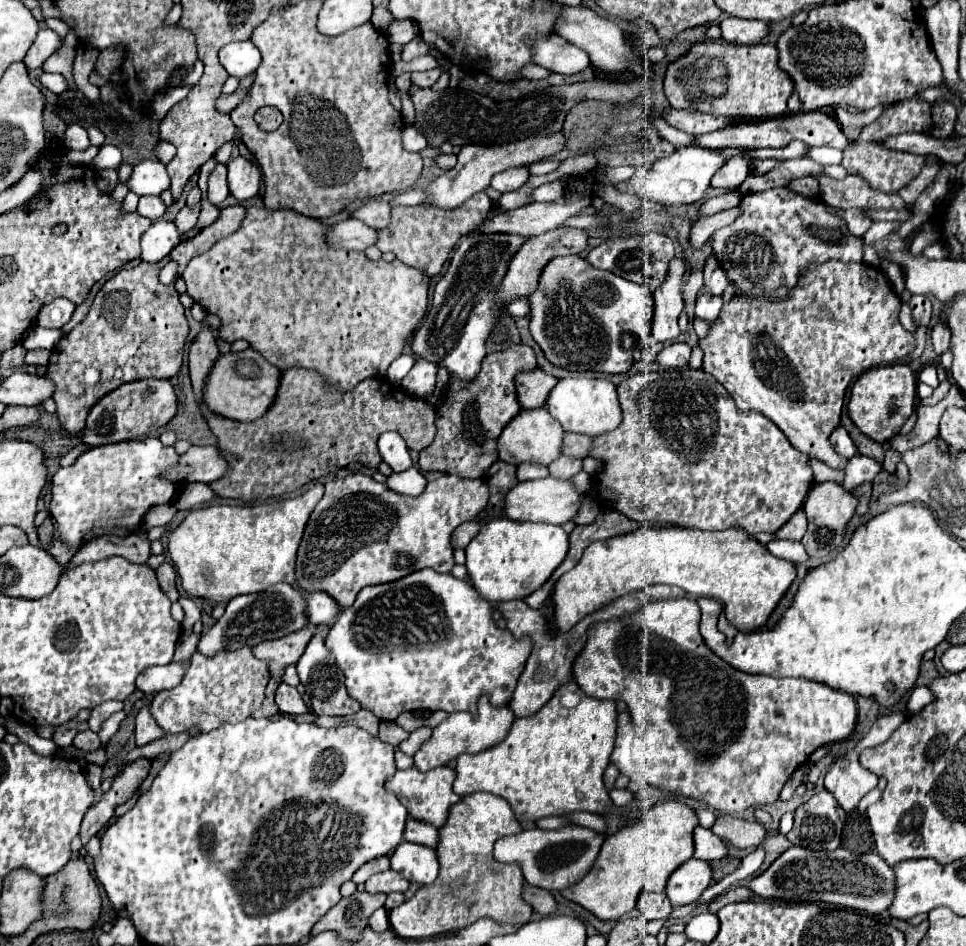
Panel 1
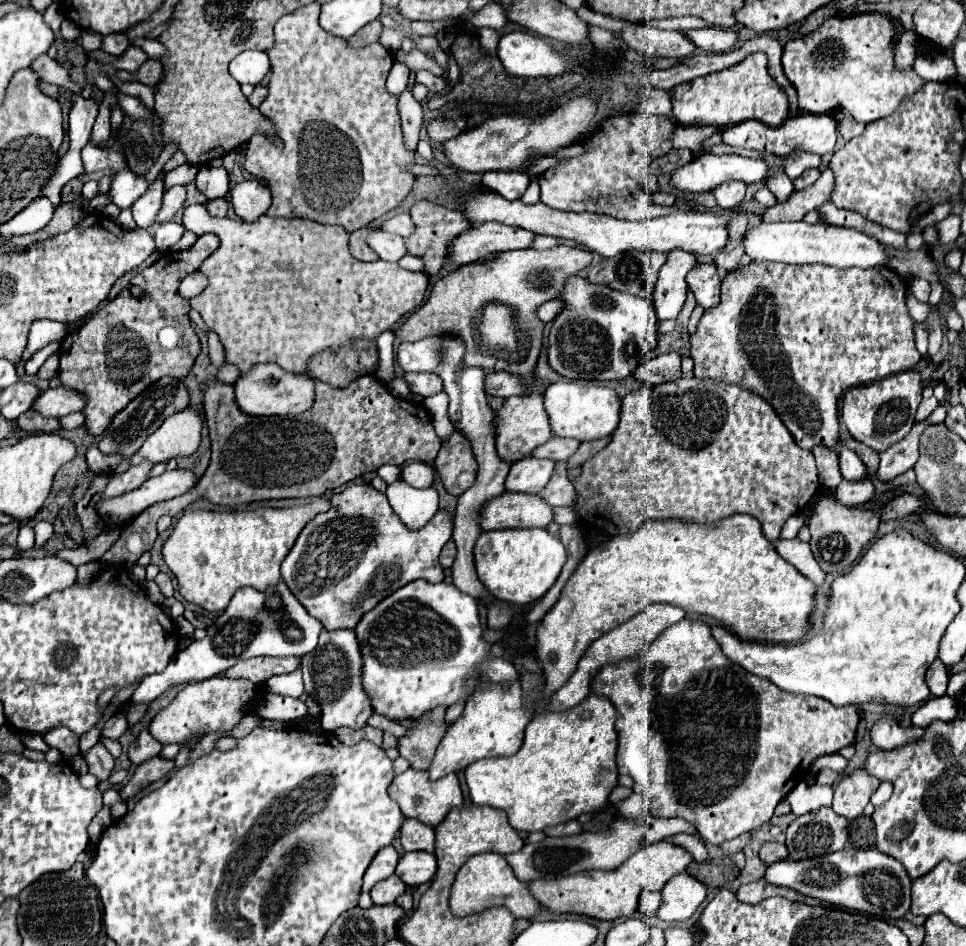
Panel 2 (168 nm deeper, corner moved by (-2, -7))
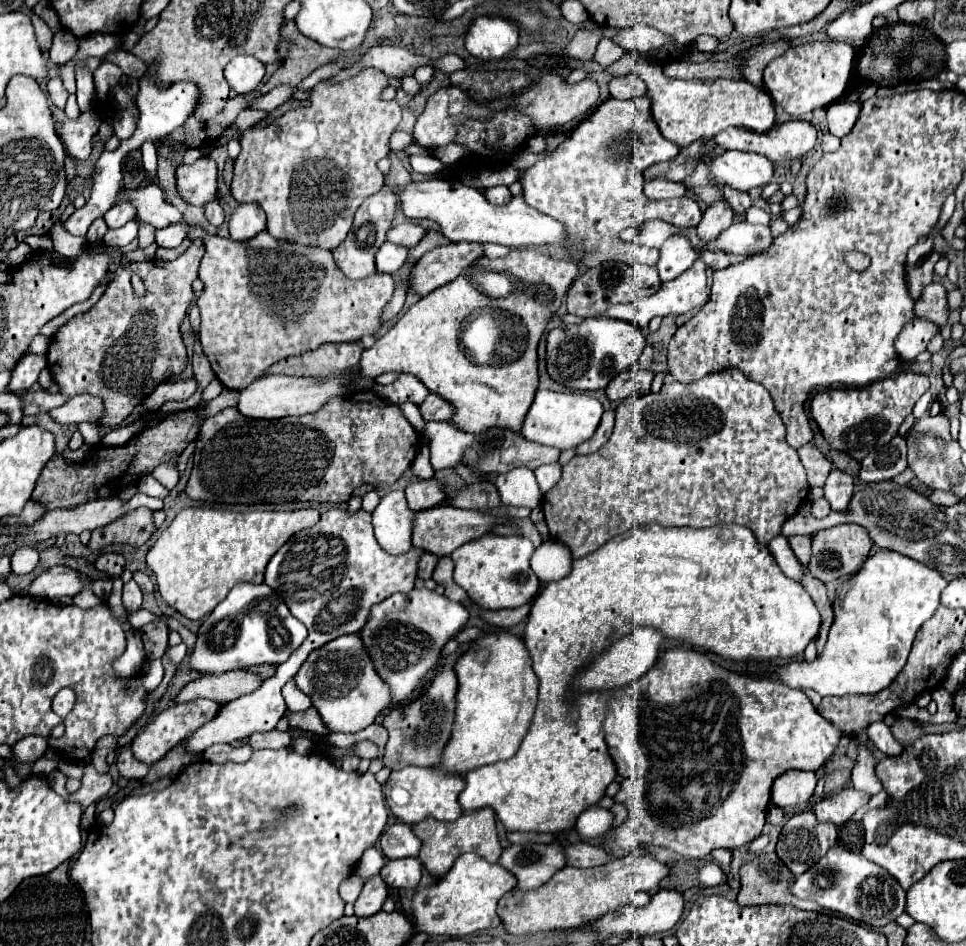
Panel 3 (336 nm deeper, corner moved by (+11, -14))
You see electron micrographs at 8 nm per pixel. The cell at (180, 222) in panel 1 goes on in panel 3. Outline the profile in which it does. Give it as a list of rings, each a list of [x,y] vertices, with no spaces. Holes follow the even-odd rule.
[[[213,200],[213,202],[209,202],[209,204],[205,206],[205,216],[207,216],[207,220],[209,220],[211,226],[221,226],[223,220],[225,220],[225,212],[223,212],[223,208],[219,206],[217,200]]]

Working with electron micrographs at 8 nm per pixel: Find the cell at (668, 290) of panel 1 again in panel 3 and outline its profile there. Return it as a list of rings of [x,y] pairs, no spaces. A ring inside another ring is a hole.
[[[673,234],[661,246],[661,258],[659,258],[657,270],[663,282],[669,282],[681,276],[695,262],[695,250],[691,248],[693,248],[691,242],[683,234]]]

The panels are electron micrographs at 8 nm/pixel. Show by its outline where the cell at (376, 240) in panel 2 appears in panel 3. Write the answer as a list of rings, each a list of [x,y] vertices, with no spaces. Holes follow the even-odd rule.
[[[385,242],[385,244],[379,248],[379,254],[377,254],[377,258],[375,258],[377,270],[379,270],[379,272],[385,272],[385,274],[395,274],[395,272],[401,270],[403,264],[407,262],[407,254],[409,254],[409,250],[407,250],[405,246]]]

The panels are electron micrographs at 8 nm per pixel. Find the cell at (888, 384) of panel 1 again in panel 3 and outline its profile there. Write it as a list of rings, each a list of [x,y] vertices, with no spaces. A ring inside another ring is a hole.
[[[897,374],[877,380],[865,388],[835,388],[815,392],[809,400],[809,414],[817,422],[823,438],[837,450],[863,460],[875,446],[897,436],[899,426],[911,414],[915,402],[929,388],[925,374]]]

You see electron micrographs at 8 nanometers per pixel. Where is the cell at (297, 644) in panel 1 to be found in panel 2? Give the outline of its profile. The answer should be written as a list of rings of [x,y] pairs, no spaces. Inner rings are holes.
[[[252,657],[246,661],[236,663],[224,675],[228,677],[242,677],[252,683],[264,683],[272,675],[290,673],[300,667],[300,657]]]

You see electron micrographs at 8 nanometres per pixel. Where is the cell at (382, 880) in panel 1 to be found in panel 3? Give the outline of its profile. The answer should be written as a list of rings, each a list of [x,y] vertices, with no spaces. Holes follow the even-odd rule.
[[[375,874],[373,878],[369,878],[355,902],[355,916],[359,918],[367,918],[373,916],[381,910],[383,902],[387,898],[387,886],[383,882],[383,878],[379,874]]]

